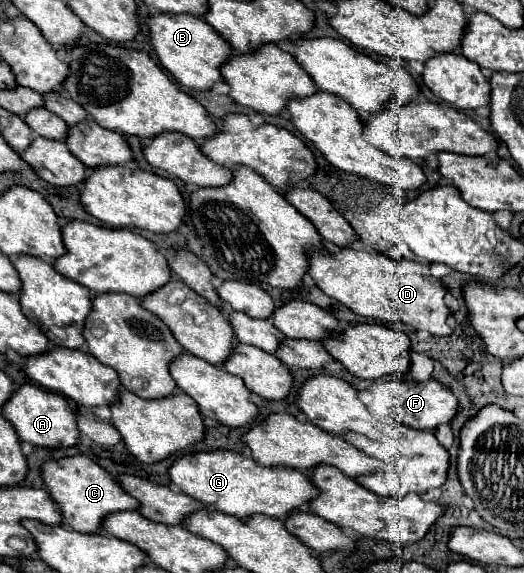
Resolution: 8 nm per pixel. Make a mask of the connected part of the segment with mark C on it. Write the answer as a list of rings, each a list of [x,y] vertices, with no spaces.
[[[86,455],[46,461],[42,465],[42,479],[48,487],[48,493],[62,509],[62,527],[78,533],[100,533],[106,515],[118,511],[136,511],[140,507],[140,503],[130,497],[110,473],[106,473]]]

